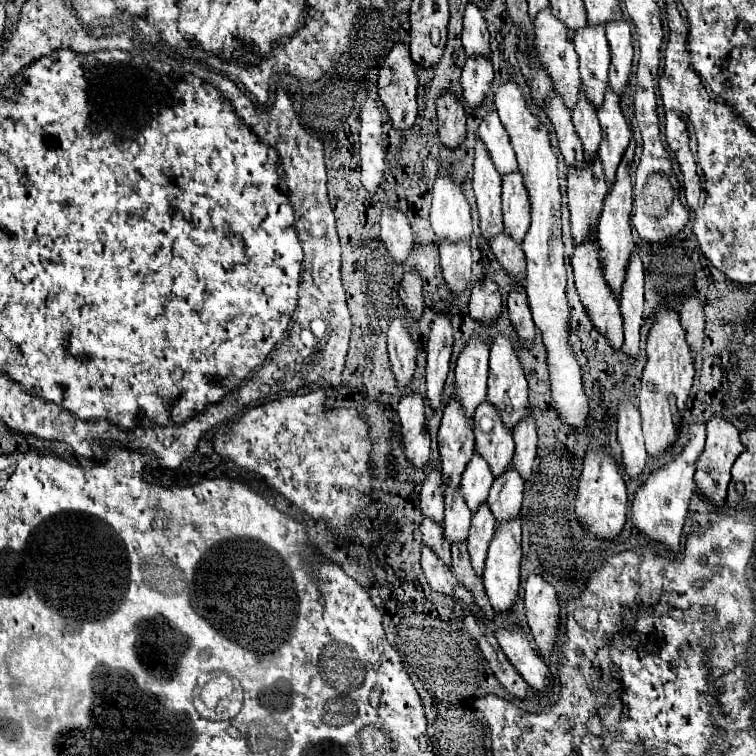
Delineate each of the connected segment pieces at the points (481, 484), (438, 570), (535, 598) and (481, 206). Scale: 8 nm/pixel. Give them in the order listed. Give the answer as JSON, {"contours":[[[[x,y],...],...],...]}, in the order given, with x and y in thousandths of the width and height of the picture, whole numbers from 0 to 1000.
{"contours":[[[[627,599],[627,604],[616,615],[616,620],[611,626],[611,636],[608,636],[616,668],[624,673],[624,679],[638,665],[643,665],[646,644],[651,644],[651,634],[653,634],[653,628],[651,628],[646,612],[640,610],[640,604],[635,599]]],[[[558,721],[558,739],[556,739],[556,745],[558,745],[563,766],[566,766],[566,771],[569,771],[569,776],[574,782],[598,787],[598,790],[608,792],[614,800],[622,800],[627,795],[624,784],[611,776],[611,771],[598,758],[598,753],[593,747],[587,747],[582,742],[582,737],[566,721]]],[[[701,758],[696,766],[696,816],[704,832],[706,848],[717,866],[725,866],[735,851],[738,837],[738,790],[730,776],[717,761]]],[[[630,184],[630,205],[627,205],[627,255],[635,284],[635,306],[648,319],[653,311],[664,306],[664,276],[661,276],[661,250],[664,234],[656,226],[646,197],[638,184]]]]}

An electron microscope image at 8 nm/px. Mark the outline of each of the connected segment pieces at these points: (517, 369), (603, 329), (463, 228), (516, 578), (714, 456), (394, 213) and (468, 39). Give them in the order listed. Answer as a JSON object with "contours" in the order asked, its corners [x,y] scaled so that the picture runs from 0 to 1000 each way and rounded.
{"contours":[[[[659,440],[648,462],[648,499],[646,499],[646,525],[661,544],[667,544],[667,557],[680,565],[698,538],[698,504],[693,499],[690,480],[669,440]]],[[[788,313],[762,324],[759,337],[757,337],[757,356],[759,356],[759,372],[762,372],[767,398],[772,401],[783,427],[788,430],[788,435],[796,443],[804,446],[804,451],[812,462],[820,462],[823,451],[825,451],[825,446],[823,446],[823,417],[820,417],[820,406],[817,406],[820,401],[817,401],[815,388],[807,382],[807,377],[799,369],[799,351],[794,343],[794,327],[791,327]]],[[[582,221],[571,253],[569,295],[579,313],[585,316],[614,316],[624,311],[622,271],[611,247],[598,237],[593,221]]],[[[688,684],[683,687],[672,687],[656,694],[653,710],[648,716],[646,724],[646,737],[643,737],[643,753],[640,753],[640,776],[643,784],[648,790],[648,798],[656,808],[669,808],[677,803],[677,798],[685,790],[685,774],[688,774],[688,739],[690,739],[690,729],[688,729]]],[[[947,546],[939,557],[937,557],[937,578],[934,578],[934,591],[923,604],[921,612],[921,644],[926,647],[926,652],[931,652],[944,668],[958,668],[960,660],[960,647],[966,639],[966,620],[974,610],[974,604],[984,597],[984,586],[979,583],[979,570],[963,557],[958,554],[952,546]]],[[[513,274],[505,279],[503,300],[505,300],[505,319],[511,329],[519,335],[524,345],[534,345],[548,324],[540,287],[529,276]]],[[[619,4],[614,17],[614,38],[611,38],[611,60],[619,73],[648,73],[648,44],[643,38],[643,28],[638,15]]]]}

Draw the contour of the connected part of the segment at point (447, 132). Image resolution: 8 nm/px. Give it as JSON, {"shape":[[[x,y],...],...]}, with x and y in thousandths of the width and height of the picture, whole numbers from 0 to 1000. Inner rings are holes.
{"shape":[[[590,120],[577,131],[579,149],[579,179],[582,187],[601,197],[614,187],[616,179],[616,149],[601,120]]]}

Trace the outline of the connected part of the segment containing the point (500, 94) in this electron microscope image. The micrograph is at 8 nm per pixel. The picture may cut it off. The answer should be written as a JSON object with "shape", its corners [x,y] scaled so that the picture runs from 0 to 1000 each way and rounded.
{"shape":[[[683,107],[661,110],[659,120],[653,123],[653,136],[667,163],[677,194],[683,200],[685,224],[693,231],[693,245],[701,258],[704,271],[704,298],[690,319],[690,329],[696,335],[696,388],[698,401],[704,409],[704,419],[709,433],[720,446],[720,456],[725,464],[725,488],[728,488],[728,507],[730,507],[730,536],[738,541],[746,560],[770,565],[778,552],[778,528],[770,517],[767,501],[767,483],[751,456],[751,398],[749,398],[749,353],[746,353],[746,324],[743,324],[743,306],[741,306],[741,245],[738,245],[738,213],[735,202],[728,189],[728,173],[722,165],[698,144],[696,128]]]}

